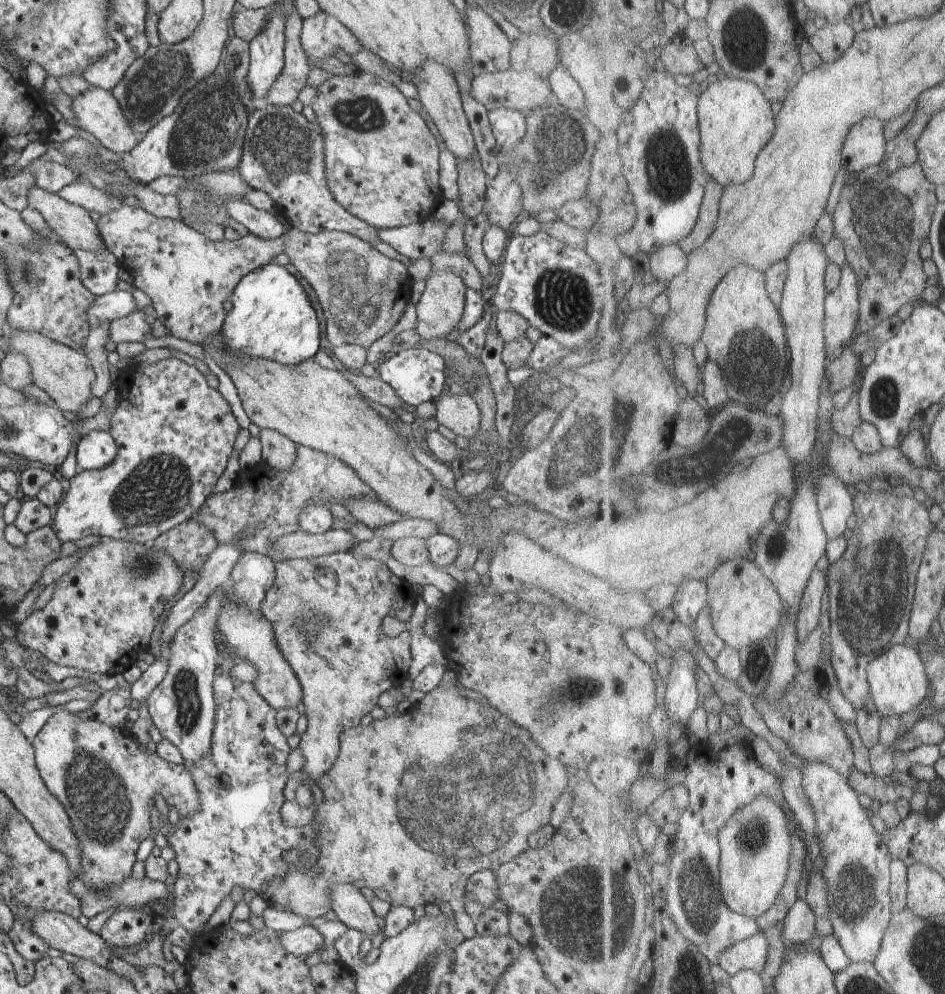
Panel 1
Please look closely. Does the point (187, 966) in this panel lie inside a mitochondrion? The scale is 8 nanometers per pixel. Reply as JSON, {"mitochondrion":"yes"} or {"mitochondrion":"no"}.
{"mitochondrion":"no"}

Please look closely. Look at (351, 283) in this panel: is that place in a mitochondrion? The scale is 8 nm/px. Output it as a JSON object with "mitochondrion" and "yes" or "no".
{"mitochondrion":"yes"}

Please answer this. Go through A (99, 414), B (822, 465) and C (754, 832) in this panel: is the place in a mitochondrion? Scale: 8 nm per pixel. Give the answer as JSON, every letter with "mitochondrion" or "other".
{"A":"other","B":"other","C":"mitochondrion"}

